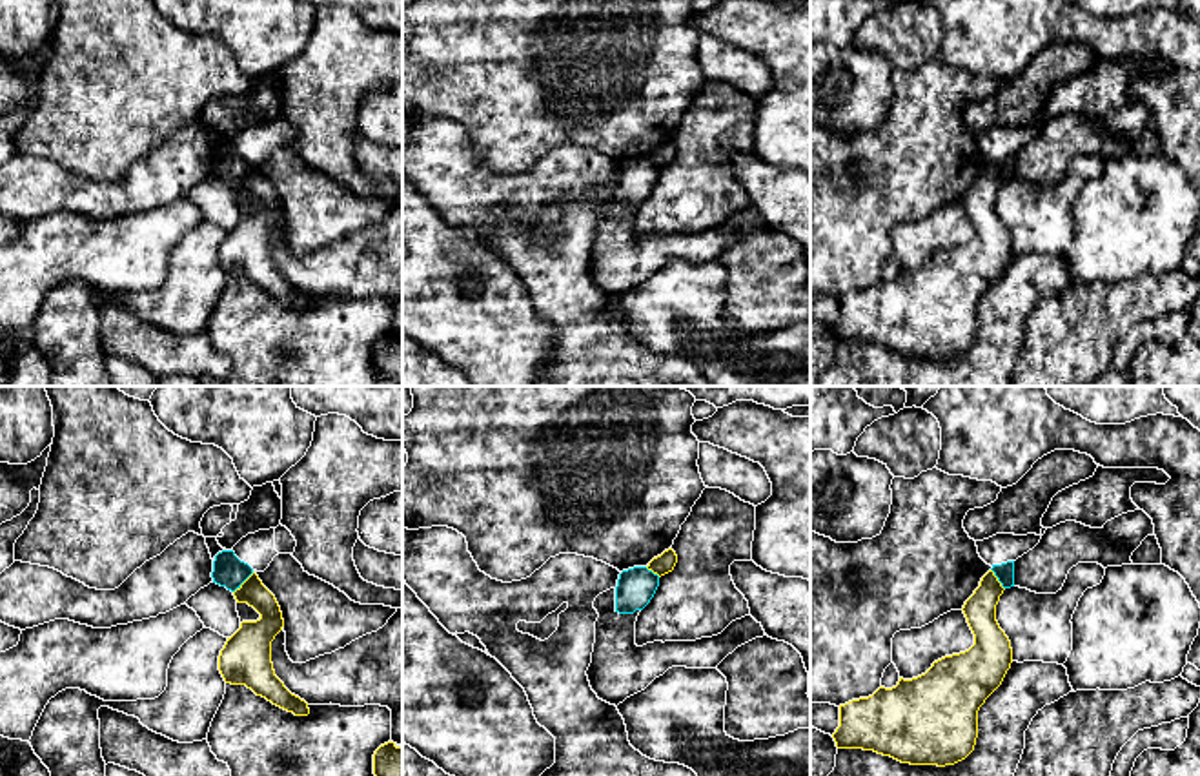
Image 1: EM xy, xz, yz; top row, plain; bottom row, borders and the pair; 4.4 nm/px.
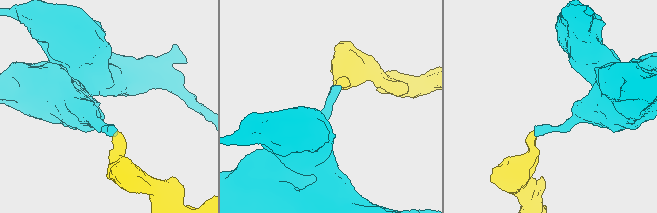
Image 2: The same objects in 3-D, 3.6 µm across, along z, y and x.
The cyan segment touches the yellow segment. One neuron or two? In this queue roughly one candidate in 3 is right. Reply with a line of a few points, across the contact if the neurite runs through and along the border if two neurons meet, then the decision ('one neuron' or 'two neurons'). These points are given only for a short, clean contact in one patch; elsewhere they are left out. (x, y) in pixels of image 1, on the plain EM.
line xy (254, 164), (233, 184); two neurons

